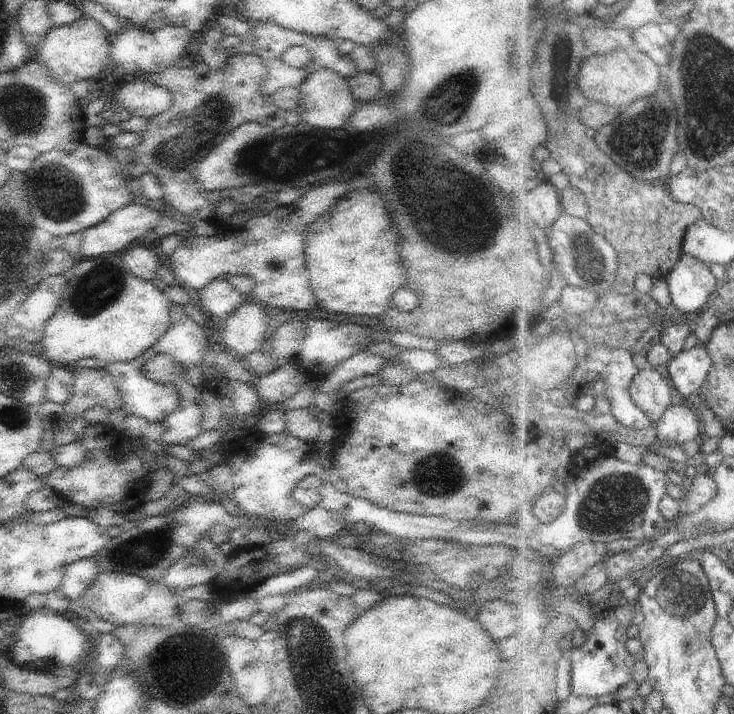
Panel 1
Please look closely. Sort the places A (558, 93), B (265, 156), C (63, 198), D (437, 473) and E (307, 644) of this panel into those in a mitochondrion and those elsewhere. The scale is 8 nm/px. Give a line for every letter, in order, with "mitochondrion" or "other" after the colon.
A: other
B: mitochondrion
C: mitochondrion
D: mitochondrion
E: mitochondrion

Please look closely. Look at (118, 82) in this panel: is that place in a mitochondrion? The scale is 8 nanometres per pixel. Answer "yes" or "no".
no

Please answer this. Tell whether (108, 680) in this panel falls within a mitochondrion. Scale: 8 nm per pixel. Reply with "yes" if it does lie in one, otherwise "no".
no

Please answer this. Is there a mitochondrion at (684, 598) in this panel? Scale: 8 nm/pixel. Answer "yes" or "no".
yes

